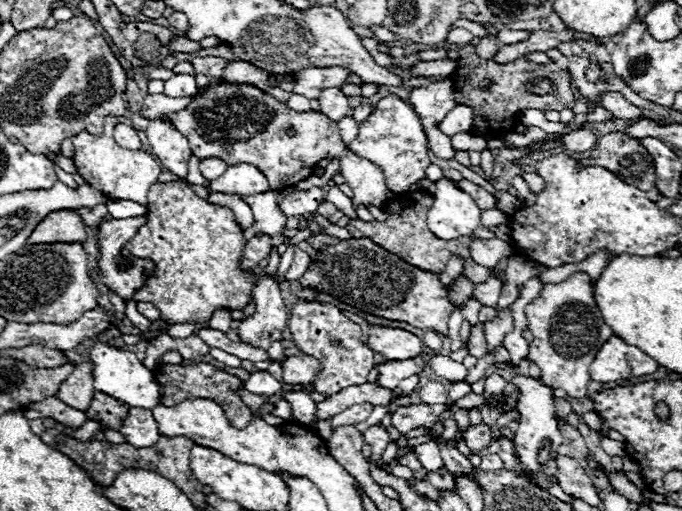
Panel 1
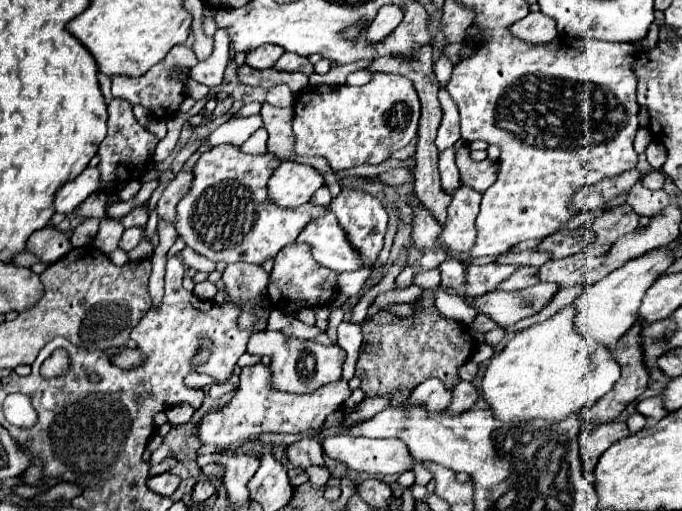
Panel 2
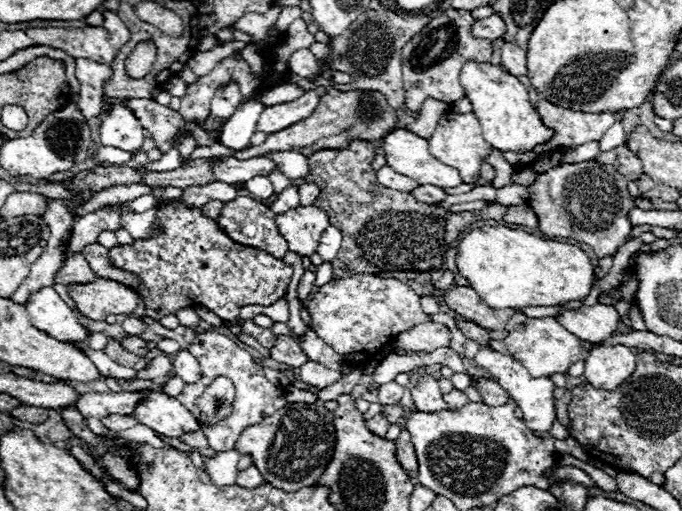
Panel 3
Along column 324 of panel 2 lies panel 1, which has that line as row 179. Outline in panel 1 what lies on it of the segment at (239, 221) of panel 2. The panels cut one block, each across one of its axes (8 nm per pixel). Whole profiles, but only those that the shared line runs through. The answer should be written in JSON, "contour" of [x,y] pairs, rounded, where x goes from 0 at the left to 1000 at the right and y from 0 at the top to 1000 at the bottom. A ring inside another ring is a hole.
{"contour":[[[323,309],[293,313],[293,337],[296,337],[296,344],[299,344],[305,356],[308,356],[308,352],[317,352],[328,333],[331,333],[331,317],[326,317]]]}

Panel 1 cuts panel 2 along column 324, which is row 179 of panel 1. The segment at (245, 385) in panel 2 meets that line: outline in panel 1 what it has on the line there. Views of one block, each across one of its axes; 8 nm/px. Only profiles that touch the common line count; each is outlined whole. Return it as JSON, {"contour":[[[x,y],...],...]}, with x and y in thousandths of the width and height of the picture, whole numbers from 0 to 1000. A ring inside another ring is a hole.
{"contour":[[[578,184],[560,192],[548,207],[548,219],[540,227],[540,235],[534,235],[528,243],[525,266],[522,266],[522,274],[516,274],[513,294],[519,301],[554,321],[566,344],[569,368],[581,380],[598,376],[598,368],[604,360],[610,360],[613,352],[619,352],[625,344],[622,333],[633,321],[628,309],[628,274],[619,254],[616,227],[607,219],[607,211],[595,196],[589,196]]]}

